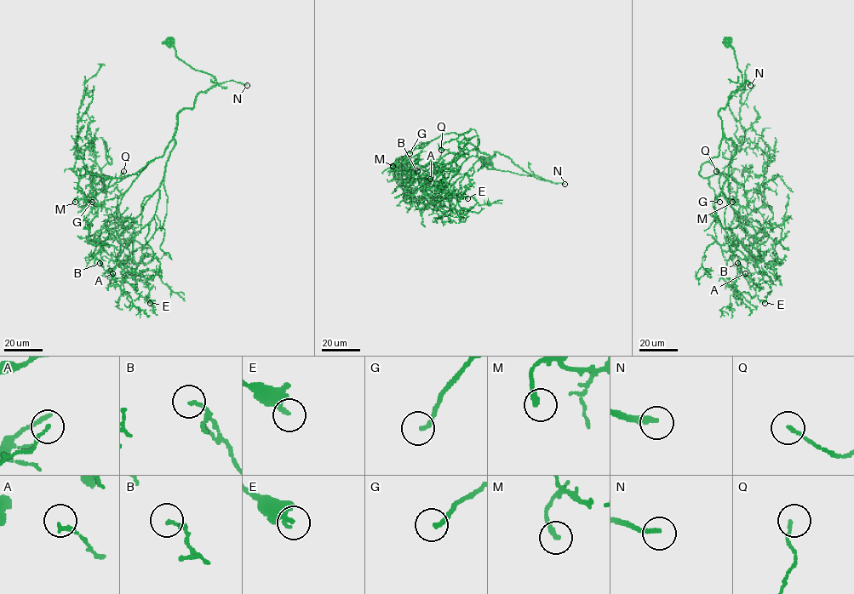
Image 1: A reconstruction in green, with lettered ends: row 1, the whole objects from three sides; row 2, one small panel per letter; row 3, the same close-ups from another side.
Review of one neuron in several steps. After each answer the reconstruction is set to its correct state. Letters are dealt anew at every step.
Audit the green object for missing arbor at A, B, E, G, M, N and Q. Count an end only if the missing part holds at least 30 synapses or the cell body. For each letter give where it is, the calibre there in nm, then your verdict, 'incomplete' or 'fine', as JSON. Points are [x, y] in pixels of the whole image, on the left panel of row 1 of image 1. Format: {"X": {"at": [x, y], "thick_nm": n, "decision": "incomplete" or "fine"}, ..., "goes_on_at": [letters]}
{"A": {"at": [112, 273], "thick_nm": 150, "decision": "fine"}, "B": {"at": [100, 263], "thick_nm": 110, "decision": "fine"}, "E": {"at": [150, 303], "thick_nm": 240, "decision": "incomplete"}, "G": {"at": [92, 202], "thick_nm": 180, "decision": "incomplete"}, "M": {"at": [75, 202], "thick_nm": 220, "decision": "fine"}, "N": {"at": [247, 85], "thick_nm": 220, "decision": "incomplete"}, "Q": {"at": [123, 171], "thick_nm": 130, "decision": "fine"}, "goes_on_at": ["E", "G", "N"]}

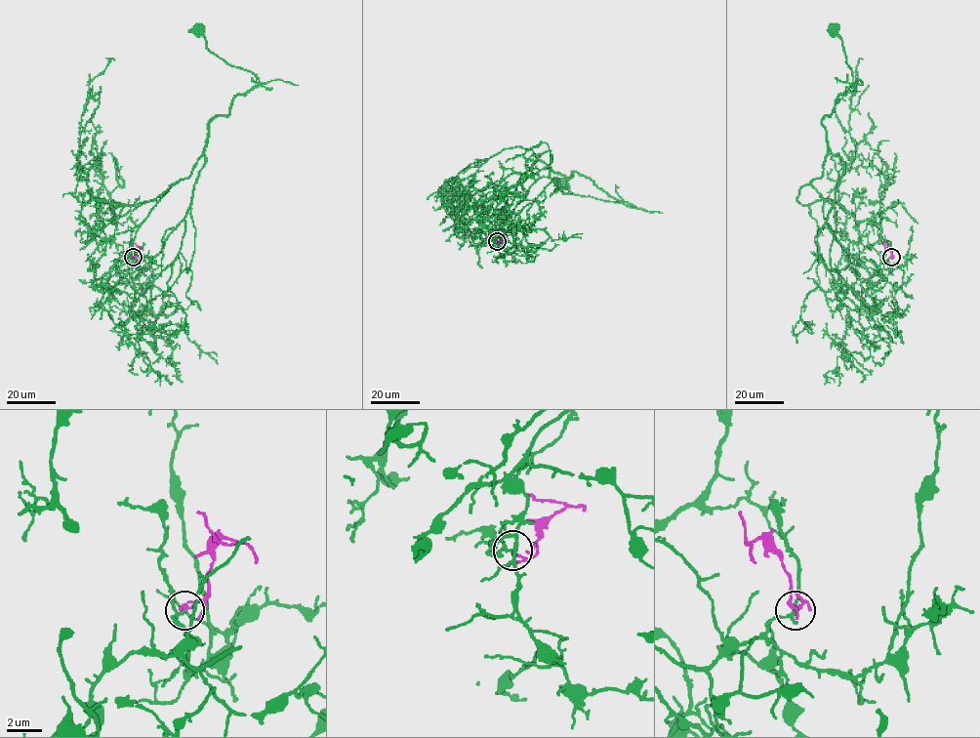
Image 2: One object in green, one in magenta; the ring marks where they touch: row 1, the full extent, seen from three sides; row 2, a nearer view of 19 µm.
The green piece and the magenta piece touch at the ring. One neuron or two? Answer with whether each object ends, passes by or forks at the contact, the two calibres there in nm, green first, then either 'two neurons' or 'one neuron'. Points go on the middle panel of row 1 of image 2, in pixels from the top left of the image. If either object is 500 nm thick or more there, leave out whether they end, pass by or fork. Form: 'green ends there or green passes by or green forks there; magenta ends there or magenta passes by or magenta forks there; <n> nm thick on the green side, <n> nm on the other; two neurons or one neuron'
green passes by; magenta passes by; 130 nm thick on the green side, 120 nm on the other; two neurons

